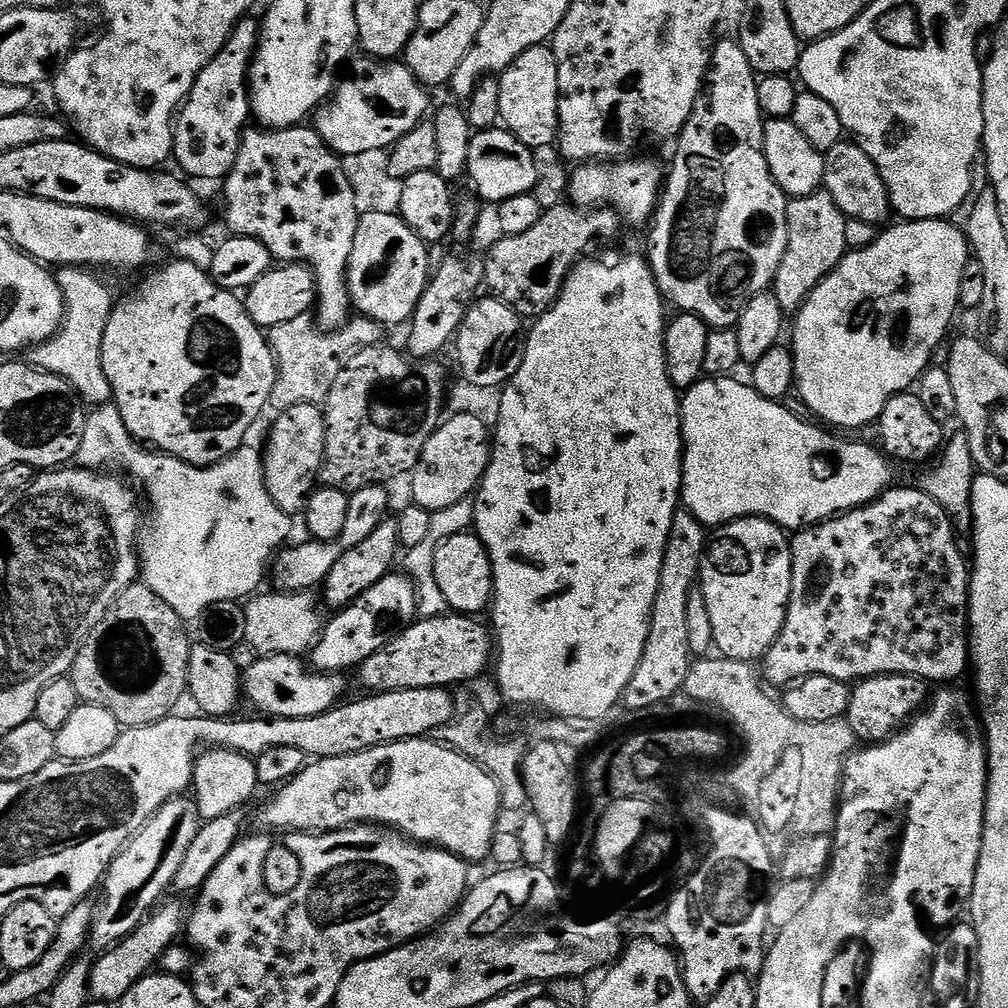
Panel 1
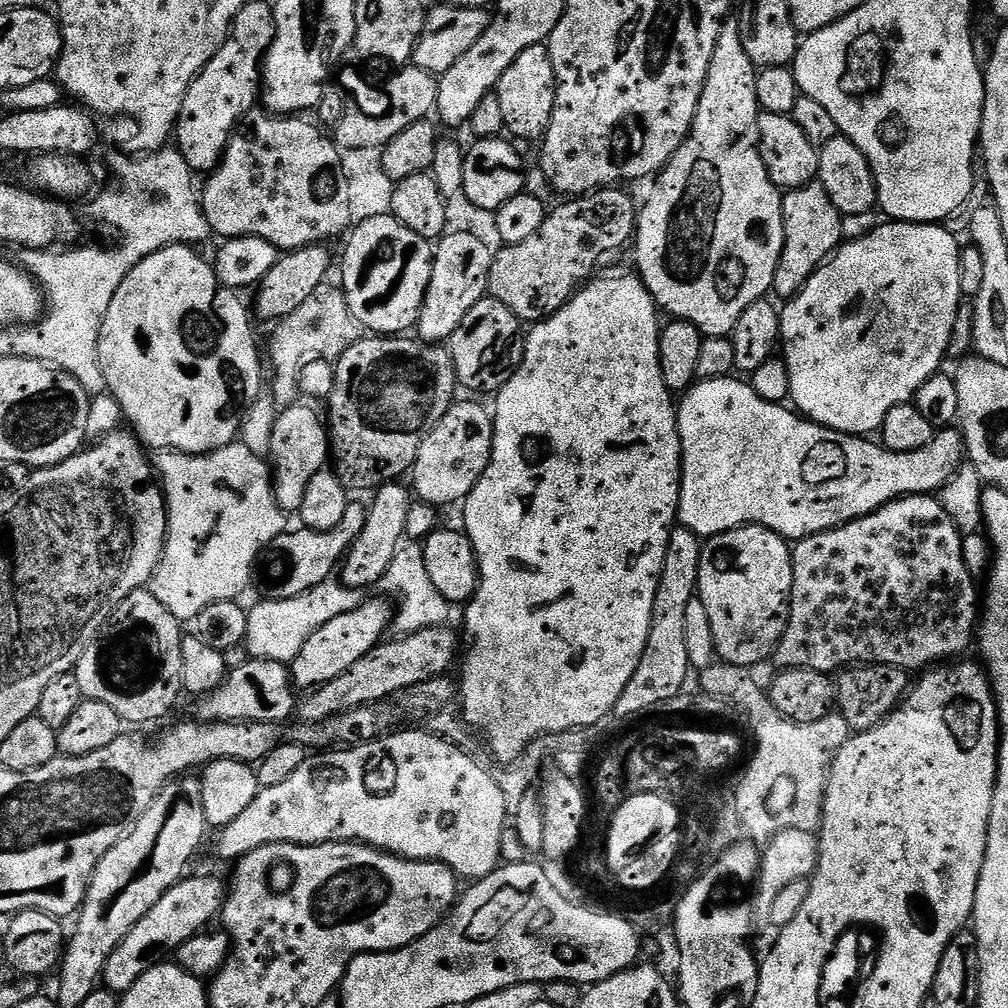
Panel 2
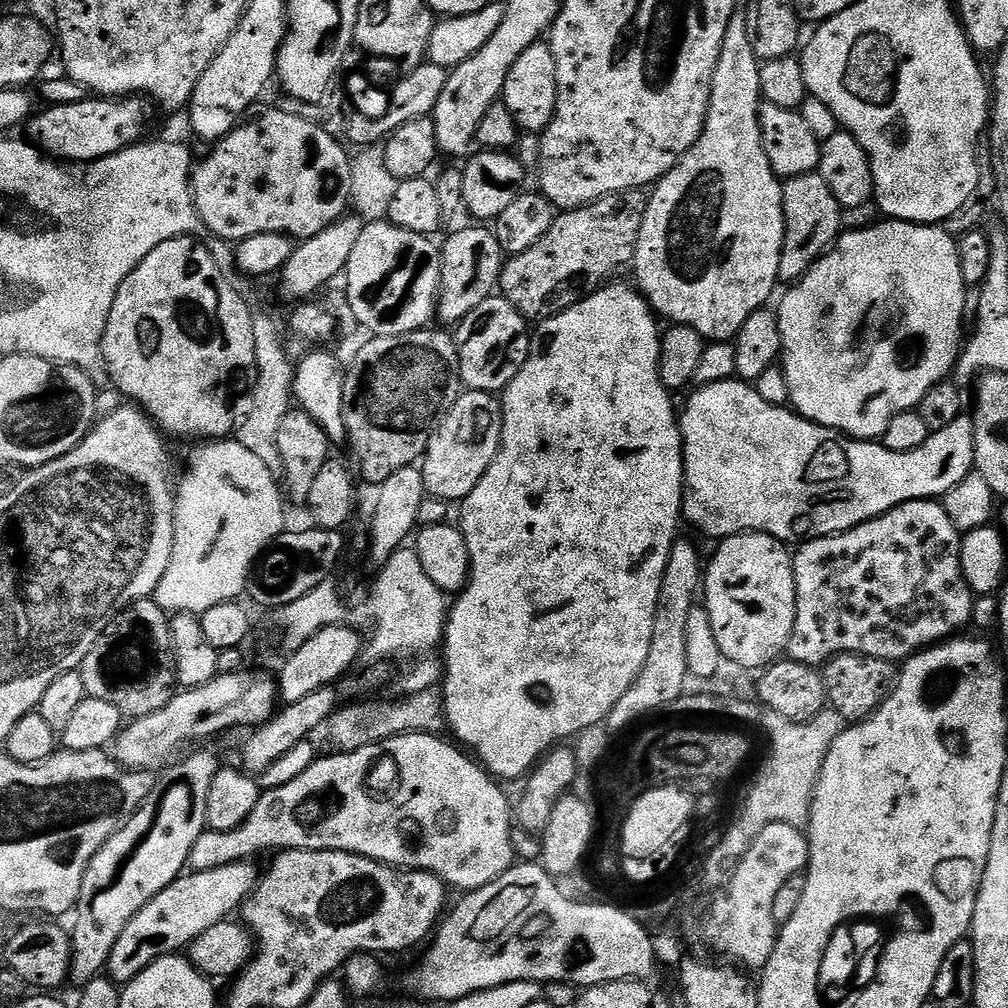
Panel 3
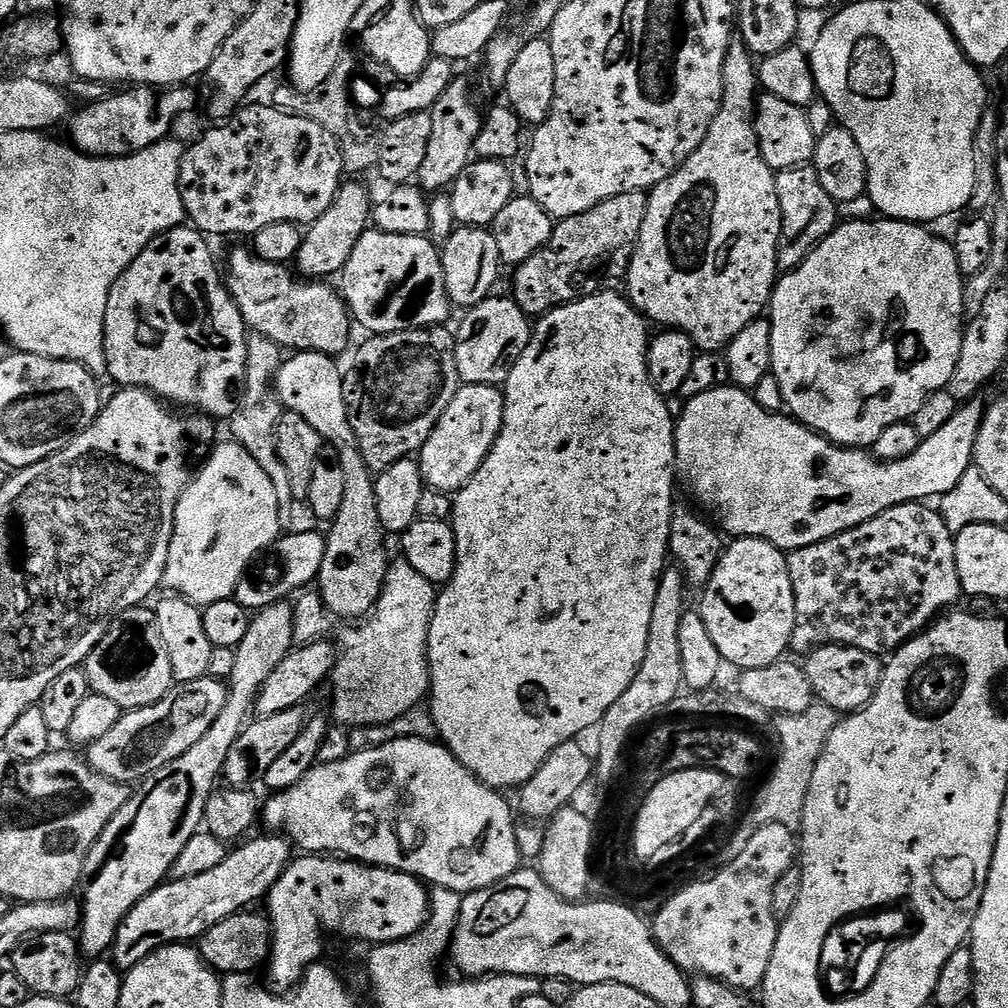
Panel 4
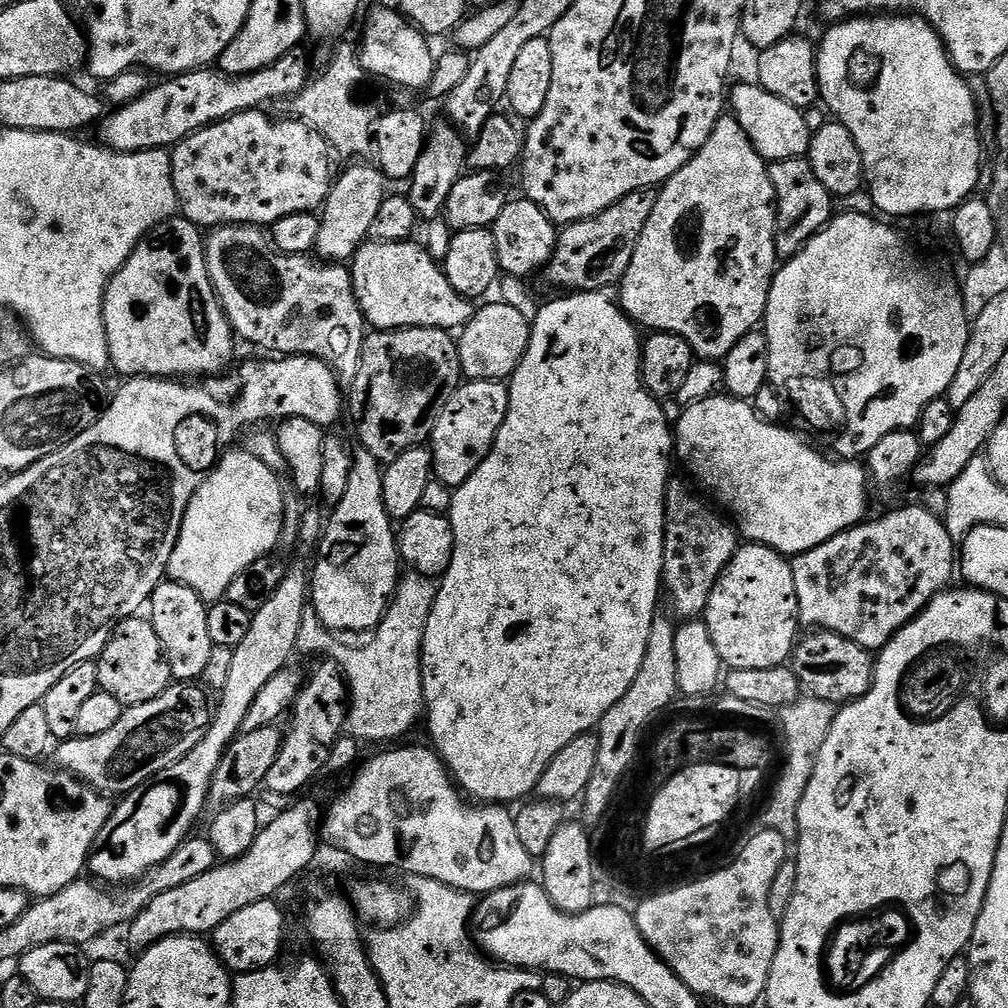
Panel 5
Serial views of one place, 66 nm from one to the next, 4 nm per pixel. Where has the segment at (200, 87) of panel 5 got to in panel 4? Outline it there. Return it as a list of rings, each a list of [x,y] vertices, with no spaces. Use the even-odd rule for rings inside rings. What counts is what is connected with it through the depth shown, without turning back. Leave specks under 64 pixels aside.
[[[132,86],[117,91],[106,102],[94,102],[77,107],[67,121],[66,129],[72,137],[73,148],[88,156],[129,156],[146,150],[160,140],[169,139],[172,127],[179,116],[196,108],[196,92],[192,86],[175,88],[149,88]]]

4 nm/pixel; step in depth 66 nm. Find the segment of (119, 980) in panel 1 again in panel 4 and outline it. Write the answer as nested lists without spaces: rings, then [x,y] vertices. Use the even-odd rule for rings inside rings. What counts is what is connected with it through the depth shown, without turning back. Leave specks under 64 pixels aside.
[[[263,835],[257,840],[245,839],[239,846],[233,847],[228,857],[214,866],[214,870],[206,870],[206,874],[198,874],[198,878],[169,879],[146,898],[142,898],[142,902],[138,902],[138,906],[134,906],[134,910],[130,910],[130,914],[126,914],[126,918],[118,926],[116,942],[110,949],[110,956],[116,967],[127,970],[138,966],[138,962],[142,962],[159,948],[165,948],[167,944],[199,941],[210,926],[218,926],[218,922],[230,918],[234,913],[251,909],[255,900],[263,901],[294,856],[293,845],[283,835]]]

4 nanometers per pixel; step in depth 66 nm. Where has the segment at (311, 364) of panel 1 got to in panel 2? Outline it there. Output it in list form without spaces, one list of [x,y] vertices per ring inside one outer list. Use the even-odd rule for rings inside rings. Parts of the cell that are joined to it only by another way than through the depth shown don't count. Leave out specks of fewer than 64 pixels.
[[[332,282],[320,284],[318,290],[314,290],[314,294],[294,310],[294,314],[282,318],[273,328],[276,329],[268,340],[268,348],[266,344],[266,356],[270,361],[270,396],[280,406],[297,403],[302,392],[301,376],[307,364],[315,360],[335,362],[362,338],[360,323],[348,308],[343,287],[336,285],[335,288]]]

